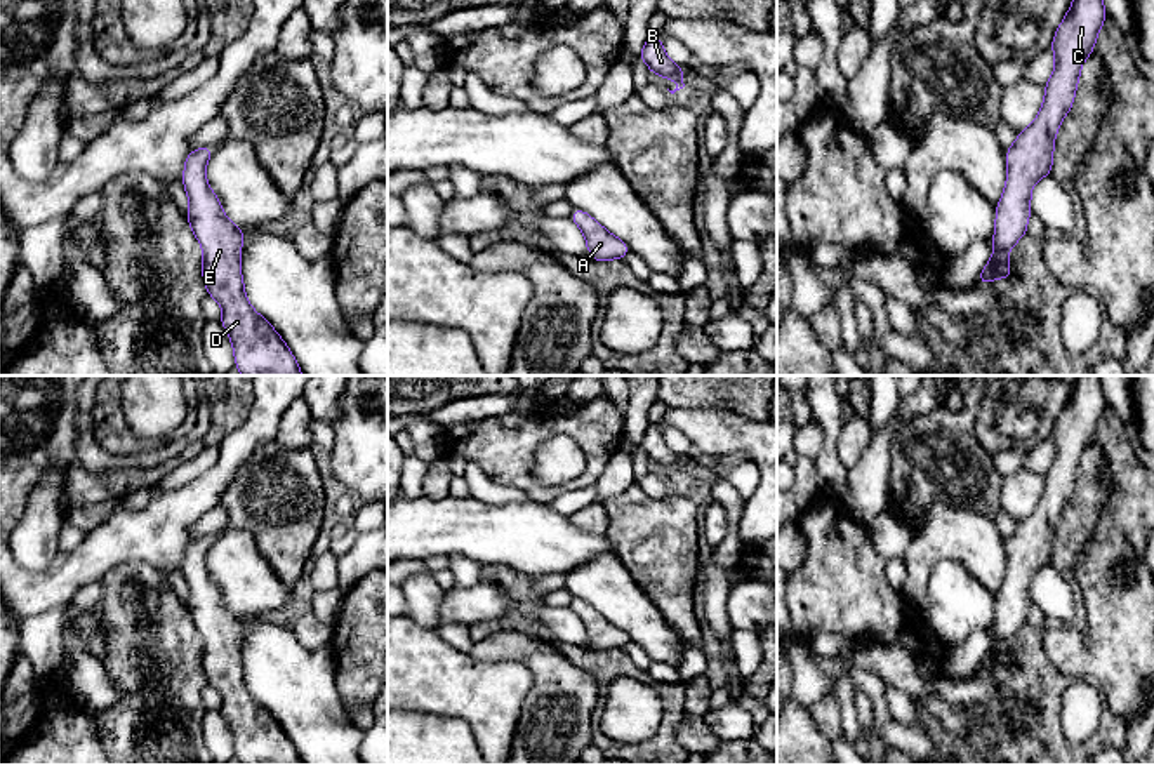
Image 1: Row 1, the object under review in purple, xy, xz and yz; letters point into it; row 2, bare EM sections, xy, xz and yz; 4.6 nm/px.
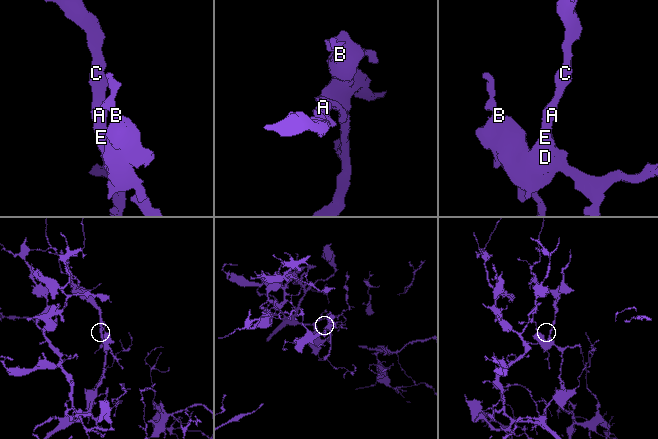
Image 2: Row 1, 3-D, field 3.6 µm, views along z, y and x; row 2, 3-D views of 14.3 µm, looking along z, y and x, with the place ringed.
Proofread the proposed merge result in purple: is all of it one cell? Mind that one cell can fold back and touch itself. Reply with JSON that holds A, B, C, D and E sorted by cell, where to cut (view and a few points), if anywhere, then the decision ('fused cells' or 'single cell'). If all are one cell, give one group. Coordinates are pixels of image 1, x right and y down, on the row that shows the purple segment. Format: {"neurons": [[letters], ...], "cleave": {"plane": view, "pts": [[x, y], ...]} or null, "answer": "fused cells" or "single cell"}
{"neurons": [["A", "B", "C", "D", "E"]], "cleave": null, "answer": "single cell"}

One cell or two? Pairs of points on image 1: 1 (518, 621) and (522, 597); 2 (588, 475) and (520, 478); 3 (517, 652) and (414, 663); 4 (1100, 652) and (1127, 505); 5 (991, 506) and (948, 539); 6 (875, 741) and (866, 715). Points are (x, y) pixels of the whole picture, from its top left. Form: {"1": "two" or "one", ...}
{"1": "one", "2": "one", "3": "two", "4": "one", "5": "two", "6": "one"}

